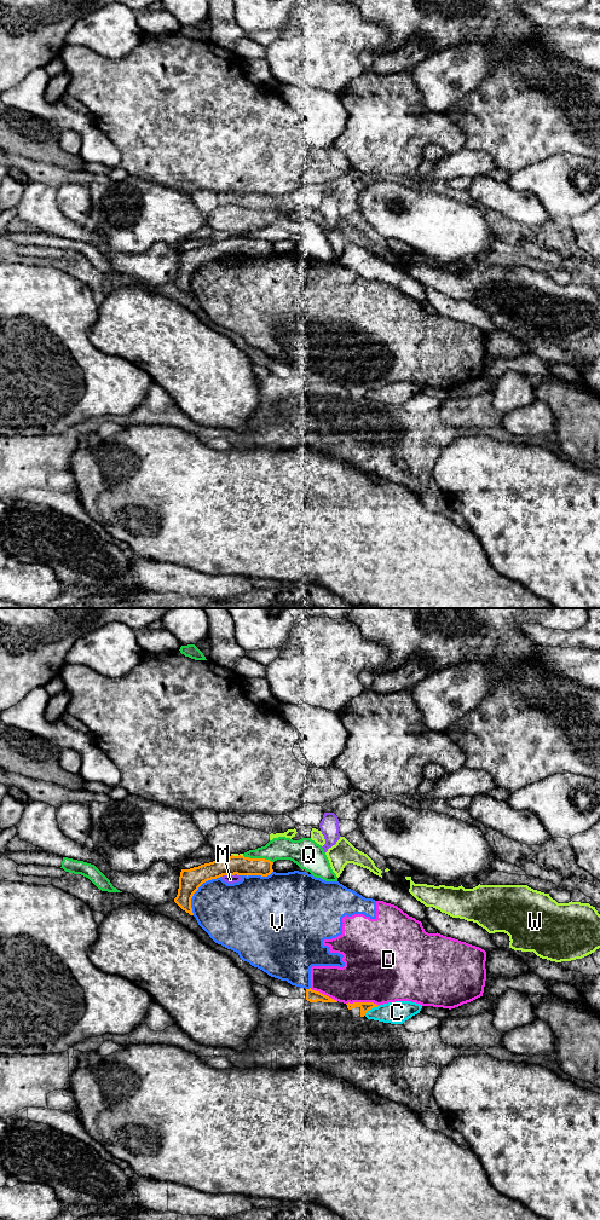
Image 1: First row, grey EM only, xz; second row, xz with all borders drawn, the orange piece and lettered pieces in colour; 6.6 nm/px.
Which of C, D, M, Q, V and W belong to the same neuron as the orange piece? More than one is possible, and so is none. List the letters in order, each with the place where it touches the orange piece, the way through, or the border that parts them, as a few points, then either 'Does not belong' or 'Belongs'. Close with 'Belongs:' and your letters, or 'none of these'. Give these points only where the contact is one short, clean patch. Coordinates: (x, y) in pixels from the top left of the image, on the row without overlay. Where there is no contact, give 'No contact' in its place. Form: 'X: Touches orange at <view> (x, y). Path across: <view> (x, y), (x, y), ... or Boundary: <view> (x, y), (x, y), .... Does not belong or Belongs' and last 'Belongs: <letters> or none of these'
C: Touches orange at xz (371, 388). Boundary: xz (379, 386), (364, 395). Does not belong
D: Touches orange at xz (362, 383). Does not belong
M: Touches orange at xz (230, 255). Does not belong
Q: Touches orange at xz (258, 240). Does not belong
V: Touches orange at xz (197, 270). Does not belong
W: Touches orange at xz (238, 236). Boundary: xz (231, 235), (242, 237). Does not belong
Belongs: none of these

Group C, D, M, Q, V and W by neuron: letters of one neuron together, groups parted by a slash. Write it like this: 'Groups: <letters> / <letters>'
Groups: C / D V / M / Q / W

